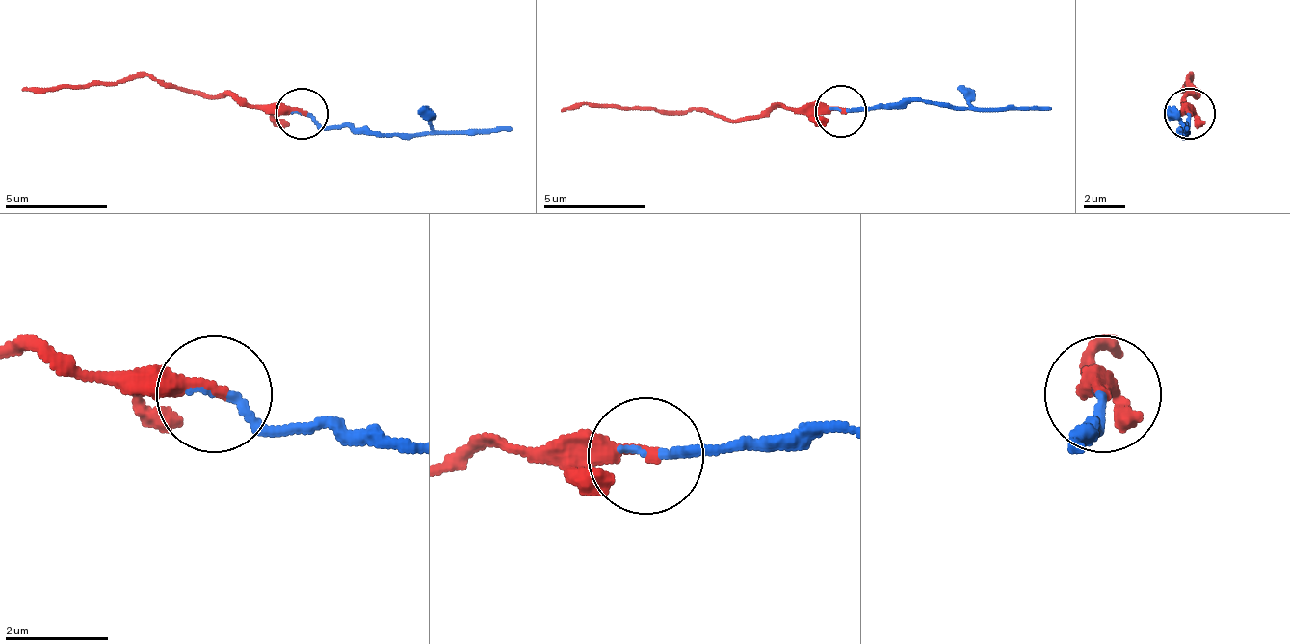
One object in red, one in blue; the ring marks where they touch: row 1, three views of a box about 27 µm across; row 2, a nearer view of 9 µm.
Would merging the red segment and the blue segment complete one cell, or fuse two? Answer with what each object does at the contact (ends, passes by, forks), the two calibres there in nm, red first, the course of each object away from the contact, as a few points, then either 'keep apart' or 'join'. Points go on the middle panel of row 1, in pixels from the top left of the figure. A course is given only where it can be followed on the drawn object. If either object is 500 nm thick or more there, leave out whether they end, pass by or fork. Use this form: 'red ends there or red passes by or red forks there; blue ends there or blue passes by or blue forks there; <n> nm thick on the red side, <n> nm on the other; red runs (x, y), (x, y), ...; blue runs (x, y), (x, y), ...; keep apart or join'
red ends there; blue ends there; 280 nm thick on the red side, 150 nm on the other; red runs (842, 112), (770, 107), (723, 122), (693, 112), (590, 101), (559, 112); blue runs (842, 112), (924, 101), (1053, 107); join

